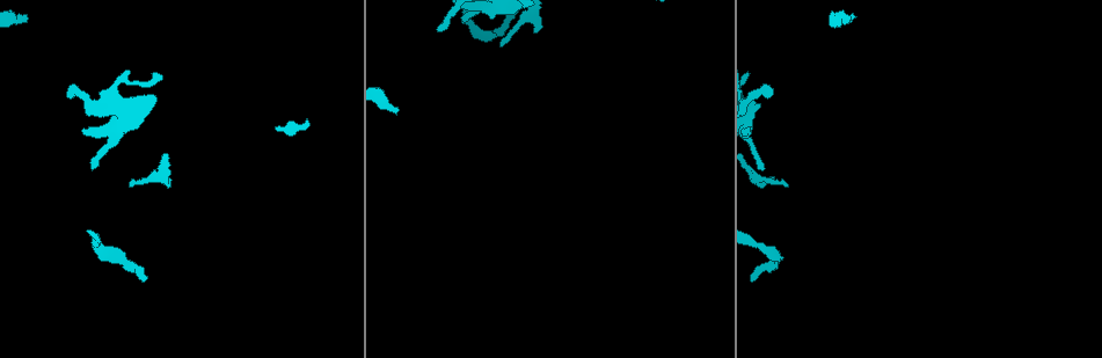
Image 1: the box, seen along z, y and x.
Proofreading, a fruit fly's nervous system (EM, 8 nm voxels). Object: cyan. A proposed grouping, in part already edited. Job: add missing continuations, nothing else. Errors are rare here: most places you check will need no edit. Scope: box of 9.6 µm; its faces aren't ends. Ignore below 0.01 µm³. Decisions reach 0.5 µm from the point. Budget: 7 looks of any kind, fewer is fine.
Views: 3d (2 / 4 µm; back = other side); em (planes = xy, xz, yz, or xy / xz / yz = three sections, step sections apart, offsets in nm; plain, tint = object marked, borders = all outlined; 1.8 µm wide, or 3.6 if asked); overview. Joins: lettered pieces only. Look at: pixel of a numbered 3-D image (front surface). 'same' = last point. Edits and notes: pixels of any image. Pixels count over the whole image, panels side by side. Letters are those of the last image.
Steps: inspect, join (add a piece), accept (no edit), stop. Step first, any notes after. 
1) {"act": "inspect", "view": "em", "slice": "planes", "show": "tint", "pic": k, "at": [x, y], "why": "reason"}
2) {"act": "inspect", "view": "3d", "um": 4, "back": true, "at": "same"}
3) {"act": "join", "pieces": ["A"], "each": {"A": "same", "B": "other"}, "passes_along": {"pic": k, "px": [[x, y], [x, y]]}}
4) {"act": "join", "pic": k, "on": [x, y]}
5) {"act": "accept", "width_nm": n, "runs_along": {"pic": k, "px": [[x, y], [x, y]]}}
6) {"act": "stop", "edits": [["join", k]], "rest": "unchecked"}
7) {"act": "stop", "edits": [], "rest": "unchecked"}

{"act": "inspect", "view": "3d", "um": 4, "pic": 1, "at": [439, 26]}

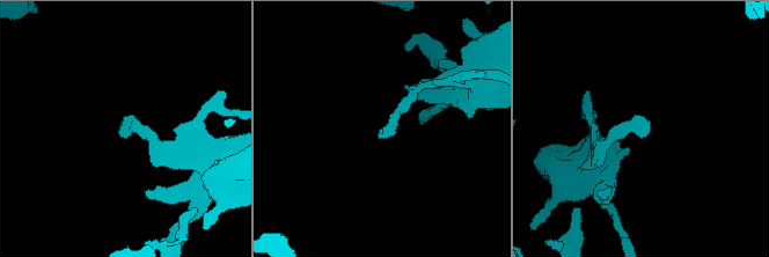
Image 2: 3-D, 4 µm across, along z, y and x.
{"act": "inspect", "view": "em", "slice": "xy", "step": 4, "show": "borders", "pic": 2, "at": [121, 137], "why": "now the EM"}

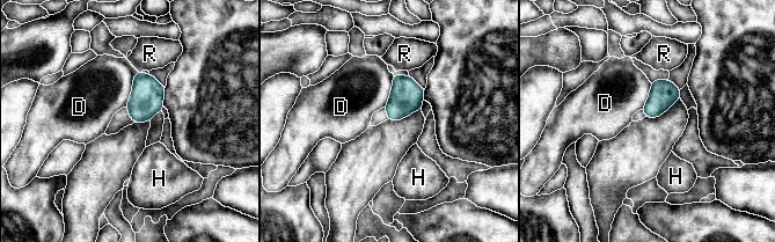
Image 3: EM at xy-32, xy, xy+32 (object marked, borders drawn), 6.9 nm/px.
{"act": "inspect", "view": "em", "slice": "yz", "step": 8, "show": "borders", "at": "same", "why": "cut it another way"}

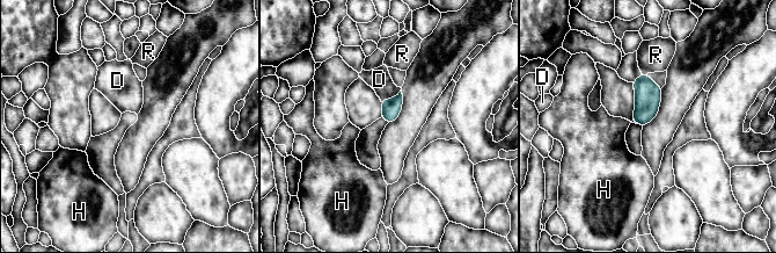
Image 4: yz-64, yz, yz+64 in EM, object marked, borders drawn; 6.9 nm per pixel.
{"act": "accept", "each": {"D": "other", "H": "other", "R": "other"}, "border": {"pic": 4, "px": [[401, 88], [392, 99], [381, 101]]}, "found": "none of them fits"}

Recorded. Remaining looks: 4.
{"act": "inspect", "view": "em", "slice": "yz", "step": 8, "show": "borders", "pic": 1, "at": [853, 17], "why": "end of a long branch"}

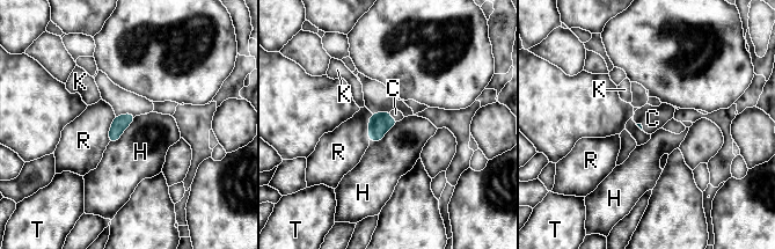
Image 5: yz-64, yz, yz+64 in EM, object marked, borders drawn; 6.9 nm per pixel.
{"act": "join", "pieces": ["C"], "each": {"C": "same", "H": "other", "K": "other", "R": "other", "T": "other"}, "passes_along": {"pic": 5, "px": [[380, 123], [390, 118], [395, 114]]}, "found": "the neuron continues"}

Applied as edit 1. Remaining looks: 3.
{"act": "inspect", "view": "overview", "why": "see it whole again"}

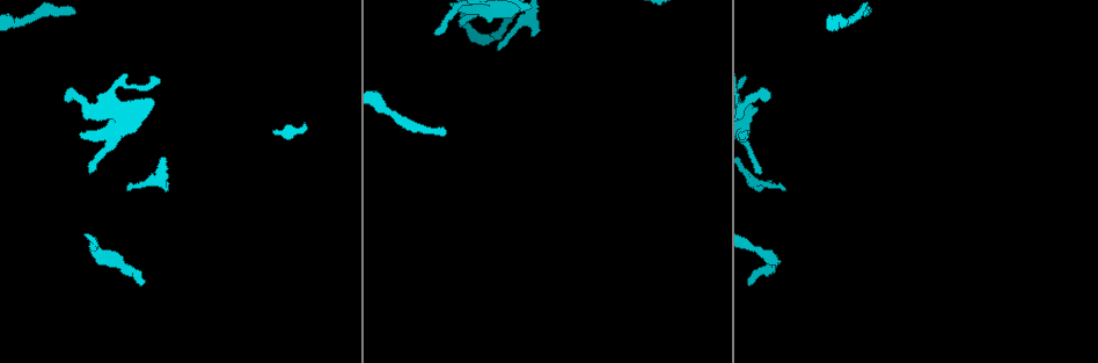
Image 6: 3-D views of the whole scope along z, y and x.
{"act": "inspect", "view": "em", "slice": "planes", "show": "borders", "pic": 6, "at": [462, 26], "why": "thin end"}

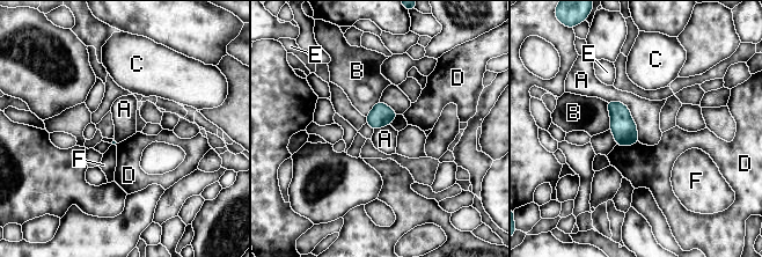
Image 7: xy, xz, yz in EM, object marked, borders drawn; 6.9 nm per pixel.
{"act": "accept", "each": {"A": "other", "B": "other", "C": "other", "D": "other", "E": "other", "F": "other"}, "border": {"pic": 7, "px": [[607, 101], [627, 107], [638, 140]]}, "found": "none of them fits"}

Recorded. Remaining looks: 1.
{"act": "stop", "edits": [["join", 5]], "rest": "unchecked"}

